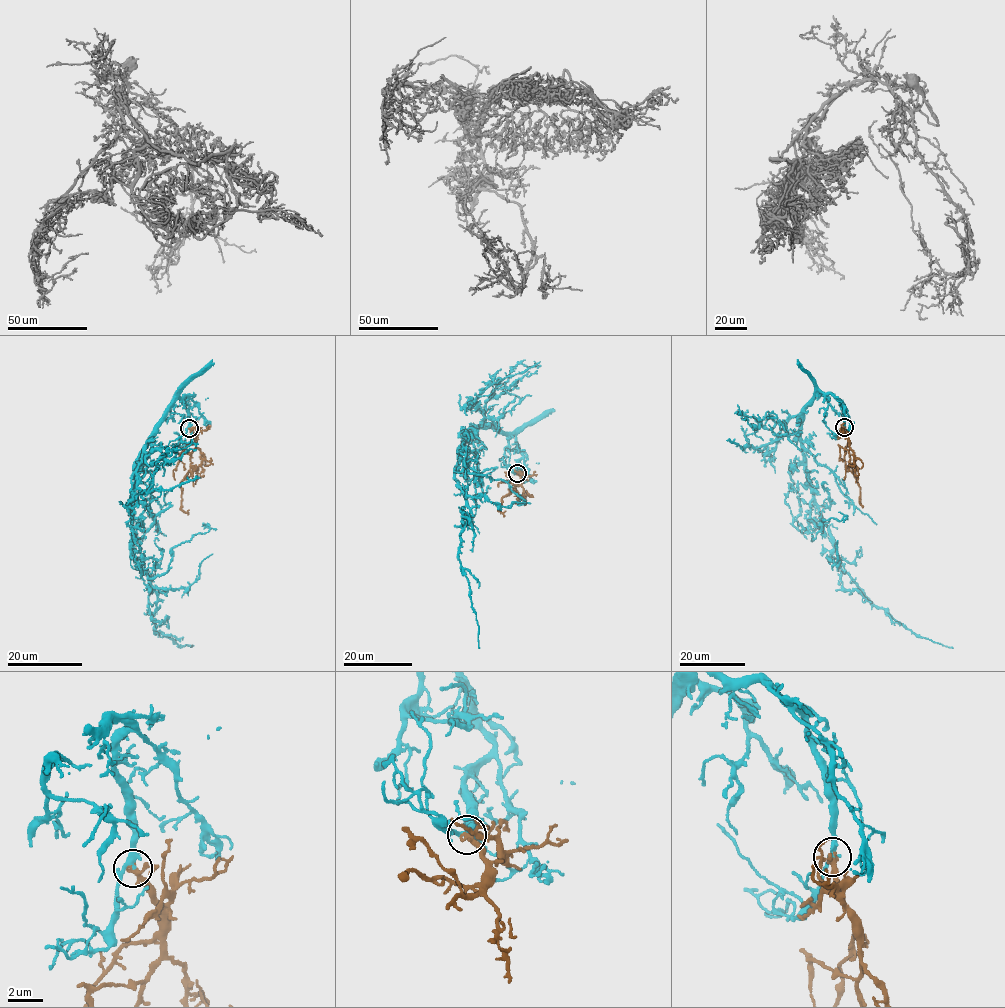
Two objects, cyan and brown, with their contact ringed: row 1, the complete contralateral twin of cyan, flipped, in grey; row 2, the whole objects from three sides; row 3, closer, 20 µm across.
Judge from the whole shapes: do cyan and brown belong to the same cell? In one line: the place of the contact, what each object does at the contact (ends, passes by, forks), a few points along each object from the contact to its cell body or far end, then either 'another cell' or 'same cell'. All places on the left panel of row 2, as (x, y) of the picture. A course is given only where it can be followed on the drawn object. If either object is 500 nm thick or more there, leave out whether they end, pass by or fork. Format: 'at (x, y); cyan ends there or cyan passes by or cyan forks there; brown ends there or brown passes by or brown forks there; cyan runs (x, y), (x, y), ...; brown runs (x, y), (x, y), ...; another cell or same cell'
at (189, 428); cyan passes by; brown passes by; cyan runs (189, 428), (189, 397), (178, 397), (142, 450), (132, 497), (131, 552), (156, 594), (154, 632), (193, 645); brown runs (189, 428), (195, 437), (195, 449), (190, 458), (191, 469), (181, 486), (182, 509), (188, 515); same cell

